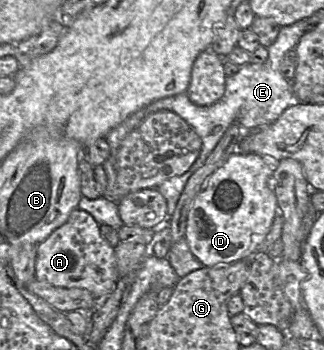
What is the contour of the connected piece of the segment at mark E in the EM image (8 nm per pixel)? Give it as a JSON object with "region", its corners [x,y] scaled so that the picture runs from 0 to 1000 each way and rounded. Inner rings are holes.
{"region":[[[926,57],[895,74],[867,77],[852,117],[827,134],[830,157],[824,174],[802,186],[762,183],[744,191],[722,217],[698,223],[694,266],[664,297],[633,306],[611,303],[586,289],[577,266],[562,266],[463,294],[398,329],[380,349],[349,366],[324,391],[340,423],[340,440],[318,466],[330,506],[330,534],[318,563],[358,580],[370,571],[355,469],[377,400],[460,329],[488,317],[519,314],[565,337],[605,374],[623,403],[617,443],[596,474],[571,497],[531,506],[481,537],[512,569],[519,623],[528,623],[580,511],[630,474],[642,449],[719,351],[735,351],[756,377],[778,377],[840,354],[886,309],[923,294],[907,266],[901,234],[883,229],[867,211],[867,174],[889,146],[914,137],[929,106],[941,97],[941,74],[944,60]]]}

